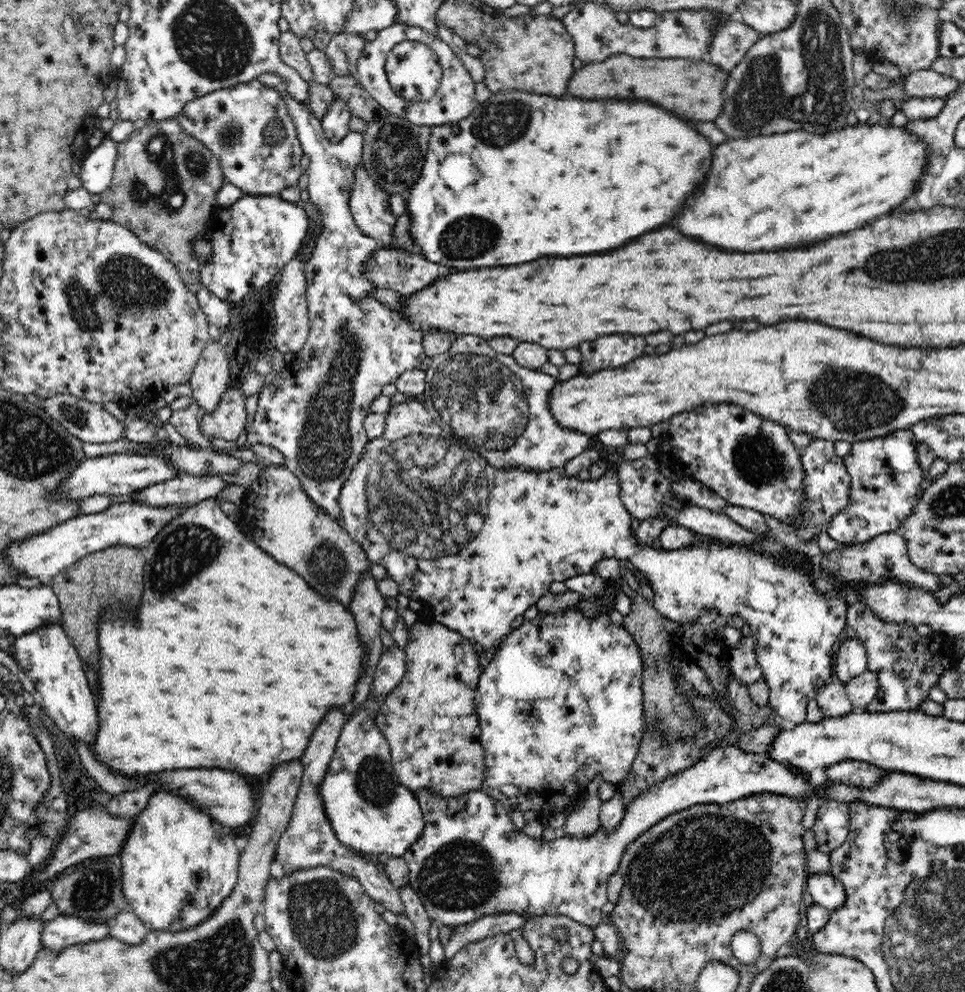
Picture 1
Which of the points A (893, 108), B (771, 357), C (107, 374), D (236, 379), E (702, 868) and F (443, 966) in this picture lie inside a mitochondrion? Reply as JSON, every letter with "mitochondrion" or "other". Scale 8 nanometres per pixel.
{"A":"other","B":"other","C":"other","D":"other","E":"mitochondrion","F":"other"}

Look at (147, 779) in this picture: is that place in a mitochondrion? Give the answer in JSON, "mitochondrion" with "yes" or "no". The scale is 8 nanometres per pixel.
{"mitochondrion":"no"}

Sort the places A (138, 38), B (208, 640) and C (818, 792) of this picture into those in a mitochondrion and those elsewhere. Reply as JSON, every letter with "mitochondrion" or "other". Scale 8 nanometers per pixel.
{"A":"other","B":"other","C":"other"}

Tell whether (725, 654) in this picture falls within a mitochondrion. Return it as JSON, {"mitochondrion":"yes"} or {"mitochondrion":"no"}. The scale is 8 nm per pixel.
{"mitochondrion":"no"}

